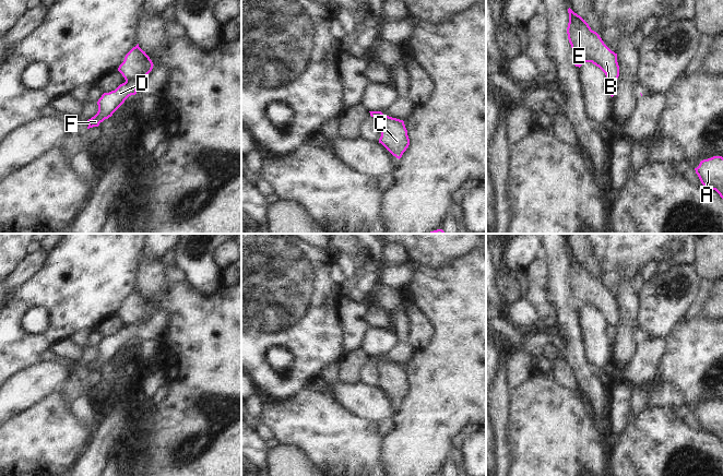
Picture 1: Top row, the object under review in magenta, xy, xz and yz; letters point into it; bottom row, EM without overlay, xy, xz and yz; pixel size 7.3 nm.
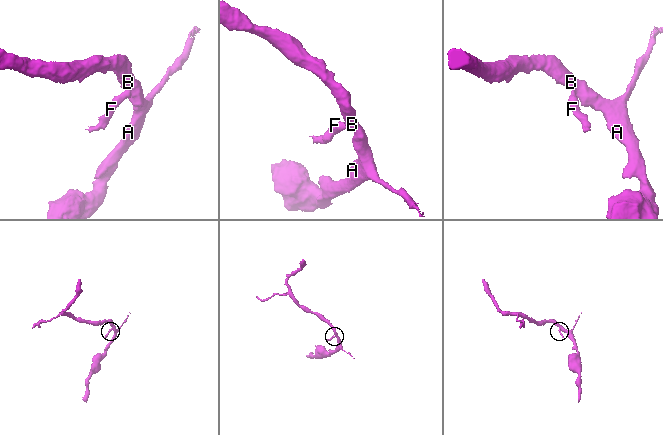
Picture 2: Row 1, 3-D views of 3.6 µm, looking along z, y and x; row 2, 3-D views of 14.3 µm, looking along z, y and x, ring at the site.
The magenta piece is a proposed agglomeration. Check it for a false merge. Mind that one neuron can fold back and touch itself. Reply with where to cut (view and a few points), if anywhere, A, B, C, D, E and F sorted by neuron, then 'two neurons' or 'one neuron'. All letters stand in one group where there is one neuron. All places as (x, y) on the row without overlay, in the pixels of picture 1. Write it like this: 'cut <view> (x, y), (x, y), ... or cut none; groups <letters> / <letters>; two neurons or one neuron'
cut xy (137, 324), (126, 325); groups A B C E / D F; two neurons

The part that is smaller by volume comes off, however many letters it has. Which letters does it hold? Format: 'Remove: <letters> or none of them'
Remove: D, F

